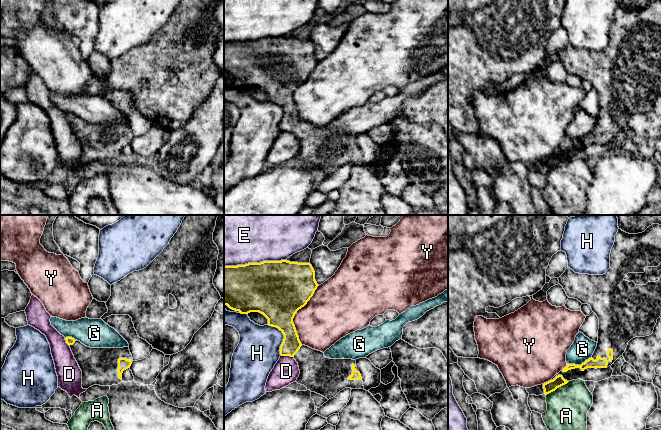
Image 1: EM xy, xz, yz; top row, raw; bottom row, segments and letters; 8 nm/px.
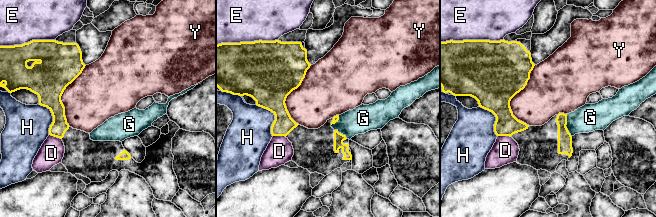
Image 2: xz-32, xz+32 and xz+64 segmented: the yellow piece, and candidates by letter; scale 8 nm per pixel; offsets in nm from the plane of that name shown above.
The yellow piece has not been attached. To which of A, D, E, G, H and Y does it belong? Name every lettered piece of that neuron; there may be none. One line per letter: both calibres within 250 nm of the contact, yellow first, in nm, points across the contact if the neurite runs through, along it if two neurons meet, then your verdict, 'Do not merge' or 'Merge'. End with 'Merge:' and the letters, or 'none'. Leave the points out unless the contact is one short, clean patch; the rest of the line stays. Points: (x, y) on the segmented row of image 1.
A: Thickness 90 nm (yellow) against 340 nm. Do not merge
D: Thickness 150 nm (yellow) against 200 nm. Boundary: xz (281, 355), (293, 357). Do not merge
E: Thickness 440 nm (yellow) against 500 nm. Do not merge
G: Thickness 80 nm (yellow) against 180 nm. Do not merge
H: Thickness 280 nm (yellow) against 340 nm. Do not merge
Y: Thickness 460 nm (yellow) against 400 nm. Do not merge
Merge: none

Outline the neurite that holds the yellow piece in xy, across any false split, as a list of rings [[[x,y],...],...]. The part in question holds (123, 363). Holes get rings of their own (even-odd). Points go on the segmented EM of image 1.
[[[72,337],[65,338],[82,371],[82,388],[93,385],[112,386],[122,381],[122,373],[130,368],[133,358],[129,347],[90,348]]]

